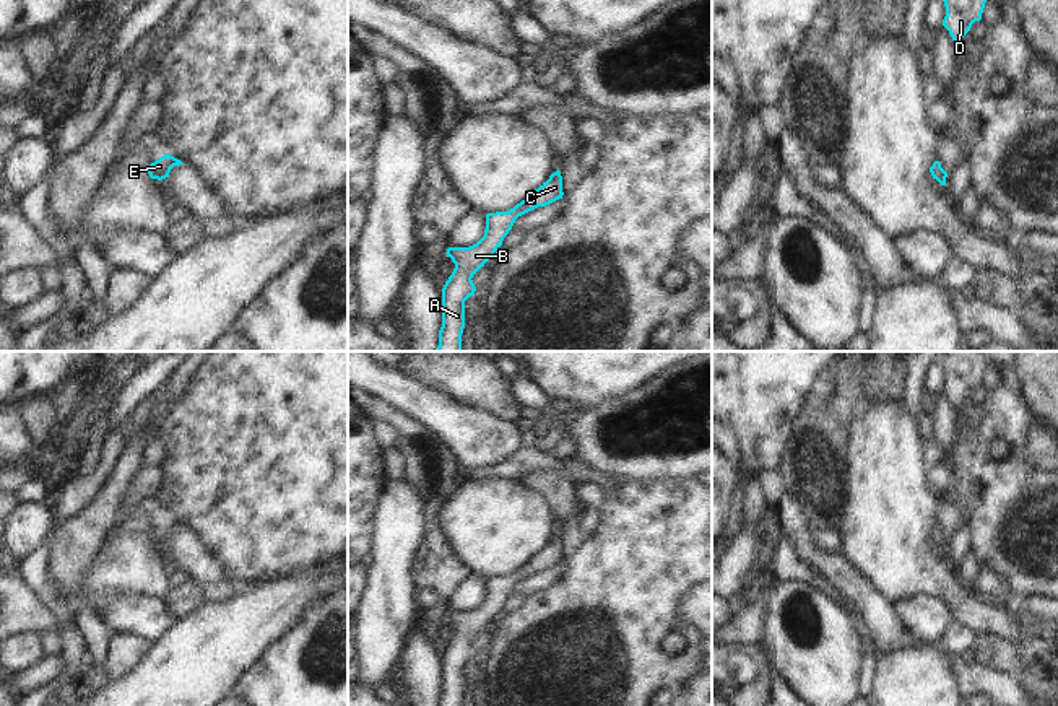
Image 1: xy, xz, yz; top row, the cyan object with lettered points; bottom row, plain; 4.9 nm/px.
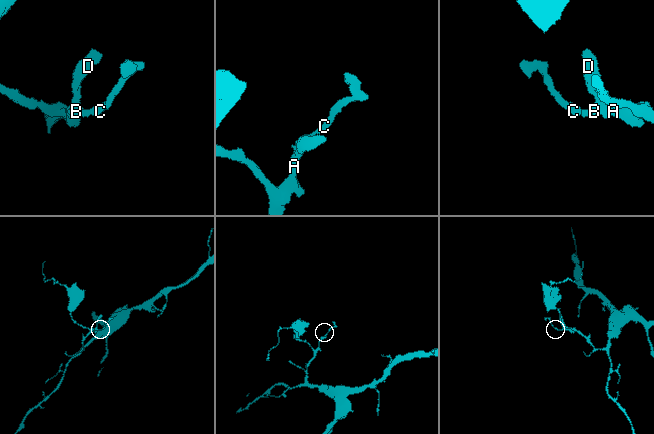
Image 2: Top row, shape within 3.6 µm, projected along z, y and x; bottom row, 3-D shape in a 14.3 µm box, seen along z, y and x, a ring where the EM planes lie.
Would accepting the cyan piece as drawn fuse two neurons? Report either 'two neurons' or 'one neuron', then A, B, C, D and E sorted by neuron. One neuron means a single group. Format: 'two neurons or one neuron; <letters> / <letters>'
one neuron; A B C D E

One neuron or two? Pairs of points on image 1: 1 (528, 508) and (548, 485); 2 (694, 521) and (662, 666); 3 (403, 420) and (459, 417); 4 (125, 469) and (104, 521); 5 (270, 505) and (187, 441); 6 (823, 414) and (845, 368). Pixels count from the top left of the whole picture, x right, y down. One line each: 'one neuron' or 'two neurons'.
1: two neurons
2: one neuron
3: two neurons
4: one neuron
5: one neuron
6: one neuron

